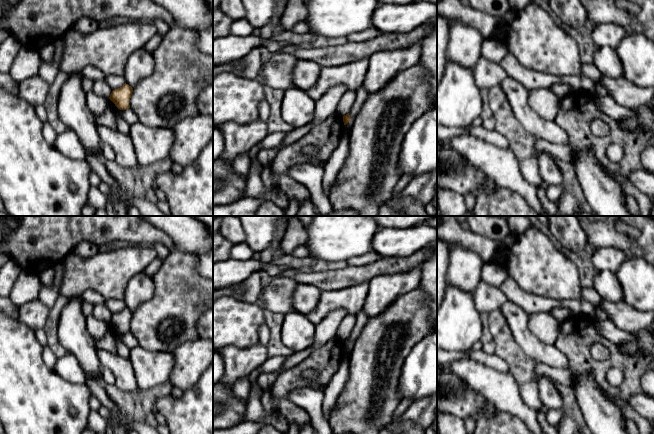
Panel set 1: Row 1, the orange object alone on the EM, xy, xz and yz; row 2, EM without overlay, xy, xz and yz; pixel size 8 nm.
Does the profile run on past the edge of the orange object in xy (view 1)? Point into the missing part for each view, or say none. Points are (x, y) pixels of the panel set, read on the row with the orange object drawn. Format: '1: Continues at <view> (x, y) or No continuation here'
1: No continuation here

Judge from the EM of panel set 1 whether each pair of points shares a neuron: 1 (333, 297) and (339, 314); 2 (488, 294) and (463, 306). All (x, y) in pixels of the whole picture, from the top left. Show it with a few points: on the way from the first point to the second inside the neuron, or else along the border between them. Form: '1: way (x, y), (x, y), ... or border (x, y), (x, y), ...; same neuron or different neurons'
1: border (347, 313), (343, 309), (335, 309), (318, 323); different neurons
2: border (472, 294), (475, 300), (475, 308), (480, 313); different neurons

